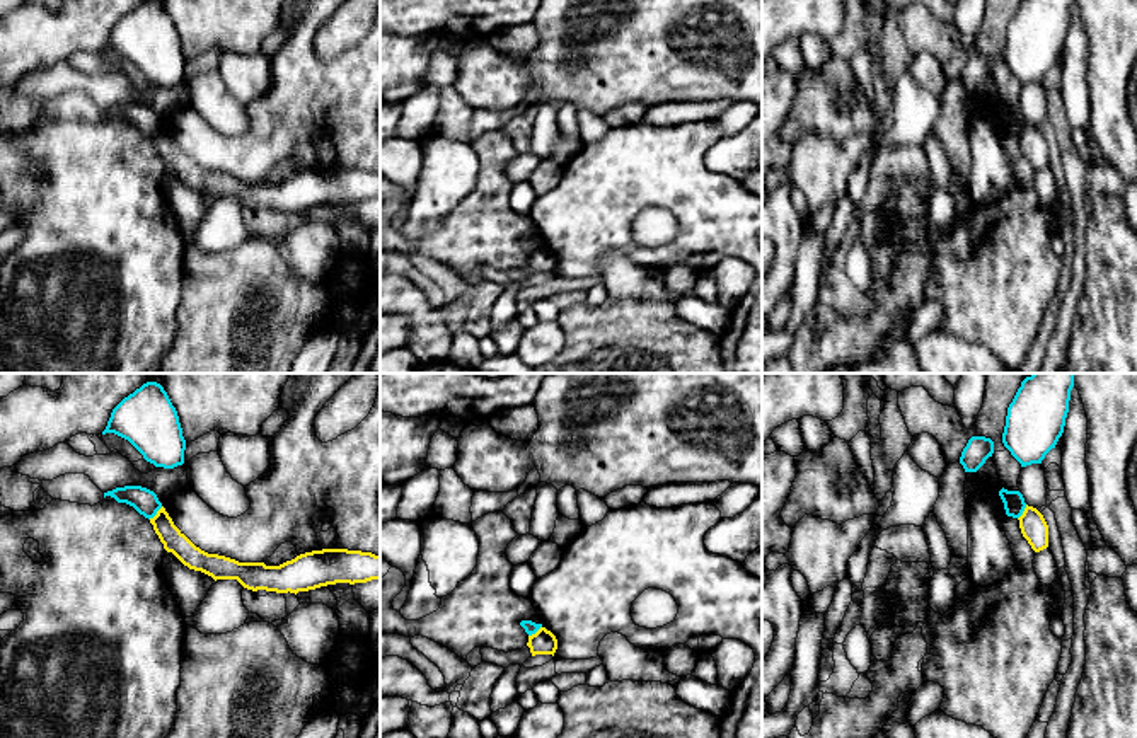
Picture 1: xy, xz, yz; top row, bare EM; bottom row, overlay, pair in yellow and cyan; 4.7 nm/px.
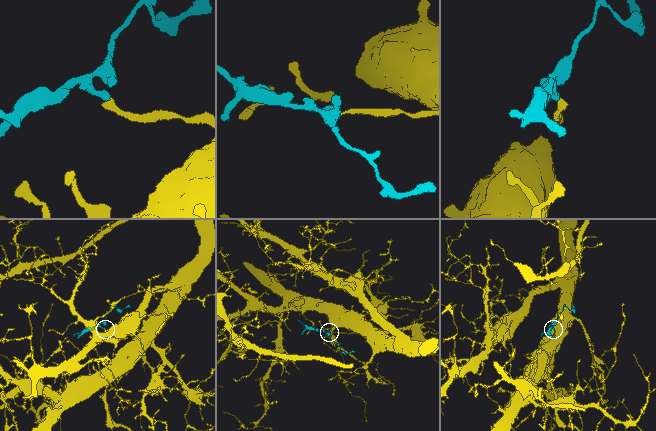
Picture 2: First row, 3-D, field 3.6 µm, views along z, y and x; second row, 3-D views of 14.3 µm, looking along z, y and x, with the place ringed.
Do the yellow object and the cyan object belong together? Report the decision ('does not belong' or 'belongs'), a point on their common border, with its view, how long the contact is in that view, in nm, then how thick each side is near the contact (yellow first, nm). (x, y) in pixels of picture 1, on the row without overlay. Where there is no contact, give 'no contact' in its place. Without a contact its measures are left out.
does not belong | xy (157, 132) | 90 nm | 110/120 nm

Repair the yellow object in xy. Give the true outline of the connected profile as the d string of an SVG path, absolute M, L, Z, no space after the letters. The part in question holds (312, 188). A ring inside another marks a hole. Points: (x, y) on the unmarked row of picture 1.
M162 124L150 136L164 167L184 184L216 198L237 198L244 206L257 210L298 211L336 201L366 201L380 198L380 174L348 167L322 167L297 174L280 184L239 181L208 172L196 165L172 140Z

